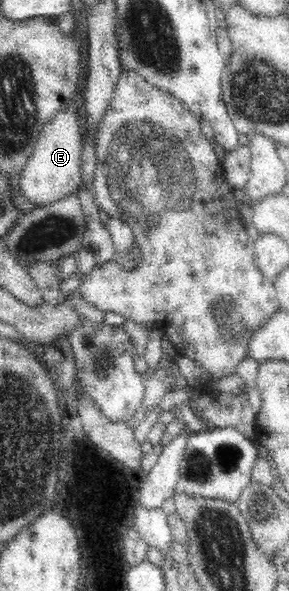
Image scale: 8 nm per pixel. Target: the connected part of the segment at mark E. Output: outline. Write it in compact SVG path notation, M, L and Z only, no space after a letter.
M79 101L55 113L47 121L37 139L33 155L20 172L20 194L36 207L63 200L69 194L75 194L82 185L82 151L86 135L83 136L83 123L79 121L84 120L85 114L77 111L78 106Z

